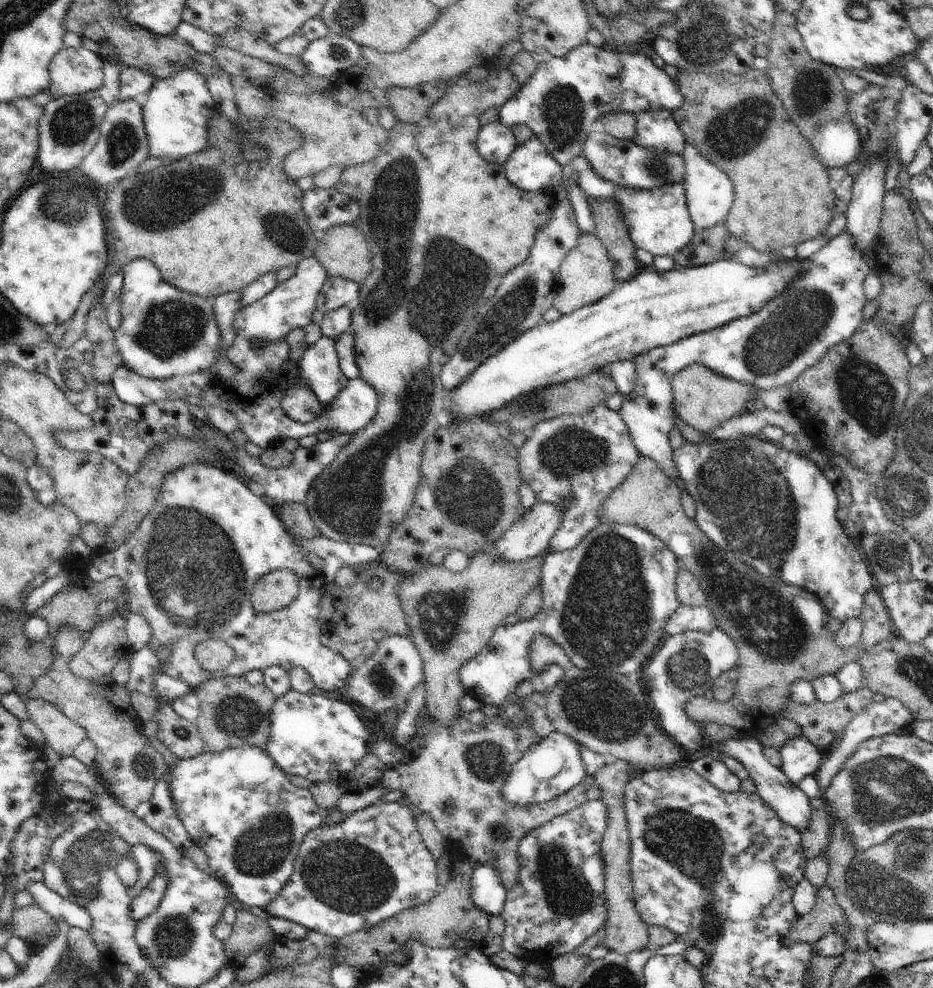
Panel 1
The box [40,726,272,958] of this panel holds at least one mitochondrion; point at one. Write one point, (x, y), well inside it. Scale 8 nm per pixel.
(76, 870)

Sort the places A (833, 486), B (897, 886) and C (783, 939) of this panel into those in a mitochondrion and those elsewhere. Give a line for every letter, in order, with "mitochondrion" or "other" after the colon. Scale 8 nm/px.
A: other
B: mitochondrion
C: other

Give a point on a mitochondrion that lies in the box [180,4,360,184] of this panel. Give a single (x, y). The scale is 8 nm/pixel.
(339, 53)

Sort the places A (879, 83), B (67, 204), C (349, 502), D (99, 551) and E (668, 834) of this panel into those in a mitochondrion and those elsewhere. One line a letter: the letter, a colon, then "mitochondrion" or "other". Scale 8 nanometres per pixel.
A: other
B: mitochondrion
C: mitochondrion
D: other
E: mitochondrion

